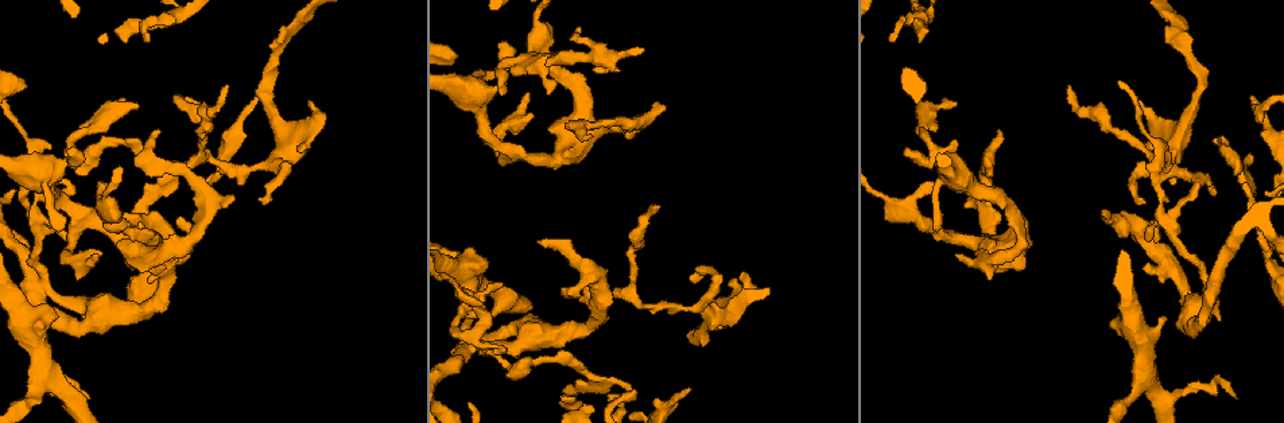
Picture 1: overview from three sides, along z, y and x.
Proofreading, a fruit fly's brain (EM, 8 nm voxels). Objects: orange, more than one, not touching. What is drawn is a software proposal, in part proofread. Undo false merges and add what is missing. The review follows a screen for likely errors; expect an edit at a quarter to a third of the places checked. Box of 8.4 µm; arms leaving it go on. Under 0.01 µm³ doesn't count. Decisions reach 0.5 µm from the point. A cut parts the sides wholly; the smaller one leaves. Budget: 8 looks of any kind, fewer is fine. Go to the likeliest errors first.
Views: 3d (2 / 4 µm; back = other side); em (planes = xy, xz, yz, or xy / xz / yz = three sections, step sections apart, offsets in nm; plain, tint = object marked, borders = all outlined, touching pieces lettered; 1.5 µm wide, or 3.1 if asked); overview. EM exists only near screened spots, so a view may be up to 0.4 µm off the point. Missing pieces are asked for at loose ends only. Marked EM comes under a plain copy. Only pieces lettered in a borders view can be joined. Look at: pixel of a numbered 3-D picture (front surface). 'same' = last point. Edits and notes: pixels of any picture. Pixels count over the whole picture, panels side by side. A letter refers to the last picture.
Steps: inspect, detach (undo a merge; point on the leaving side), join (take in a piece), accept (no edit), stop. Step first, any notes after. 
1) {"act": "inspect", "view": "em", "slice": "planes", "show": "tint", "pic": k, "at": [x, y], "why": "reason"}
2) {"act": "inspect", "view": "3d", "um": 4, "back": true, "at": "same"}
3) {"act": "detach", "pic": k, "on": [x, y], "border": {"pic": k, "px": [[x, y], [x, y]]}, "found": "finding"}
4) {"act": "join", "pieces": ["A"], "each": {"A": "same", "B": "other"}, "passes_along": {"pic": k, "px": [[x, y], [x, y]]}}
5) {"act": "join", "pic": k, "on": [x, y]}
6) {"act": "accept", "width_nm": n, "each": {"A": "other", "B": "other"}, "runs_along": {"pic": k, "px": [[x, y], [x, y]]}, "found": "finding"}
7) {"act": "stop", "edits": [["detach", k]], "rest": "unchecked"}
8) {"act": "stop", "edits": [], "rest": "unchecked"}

{"act": "inspect", "view": "em", "slice": "planes", "show": "borders", "pic": 1, "at": [586, 135], "why": "branch stops here"}

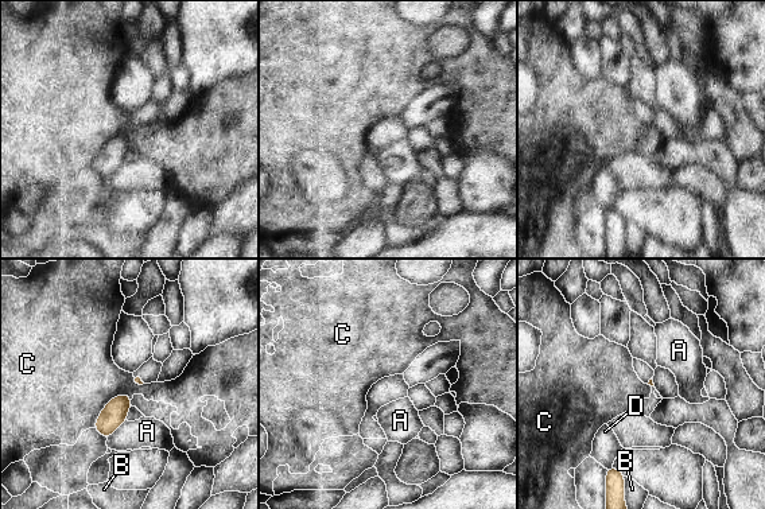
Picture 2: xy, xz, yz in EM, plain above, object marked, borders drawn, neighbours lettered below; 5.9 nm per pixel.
{"act": "accept", "longest_contact_nm": ["C", 300], "each": {"A": "other", "B": "other", "C": "other", "D": "other"}, "border": {"pic": 2, "px": [[129, 395], [113, 396], [93, 427]]}, "found": "none of them fits"}

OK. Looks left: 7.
{"act": "inspect", "view": "em", "slice": "planes", "show": "borders", "pic": 1, "at": [628, 389], "why": "an open end"}

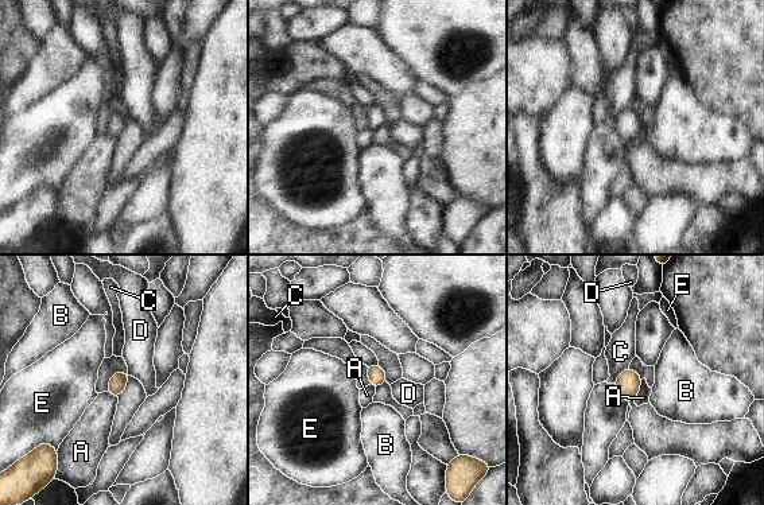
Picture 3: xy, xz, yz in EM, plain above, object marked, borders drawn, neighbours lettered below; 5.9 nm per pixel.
{"act": "accept", "longest_contact_nm": ["A", 140], "each": {"A": "other", "B": "other", "C": "other", "D": "other", "E": "other"}, "border": {"pic": 3, "px": [[643, 379], [642, 388], [635, 400]]}, "found": "none of them fits"}

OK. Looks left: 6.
{"act": "inspect", "view": "3d", "um": 4, "pic": 1, "at": [480, 306], "why": "free end"}

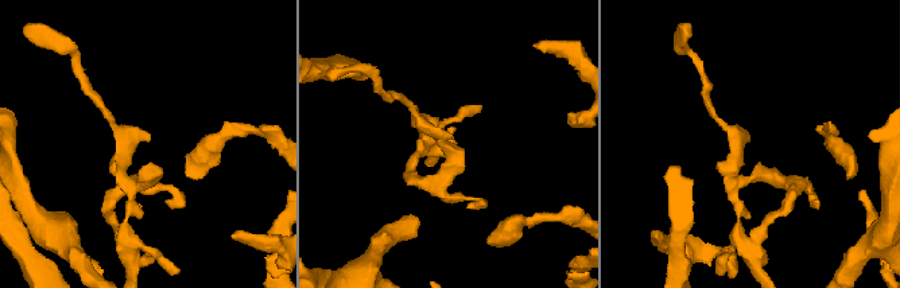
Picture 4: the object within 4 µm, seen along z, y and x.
{"act": "inspect", "view": "em", "slice": "planes", "show": "borders", "pic": 4, "at": [148, 139], "why": "shape alone is not enough"}

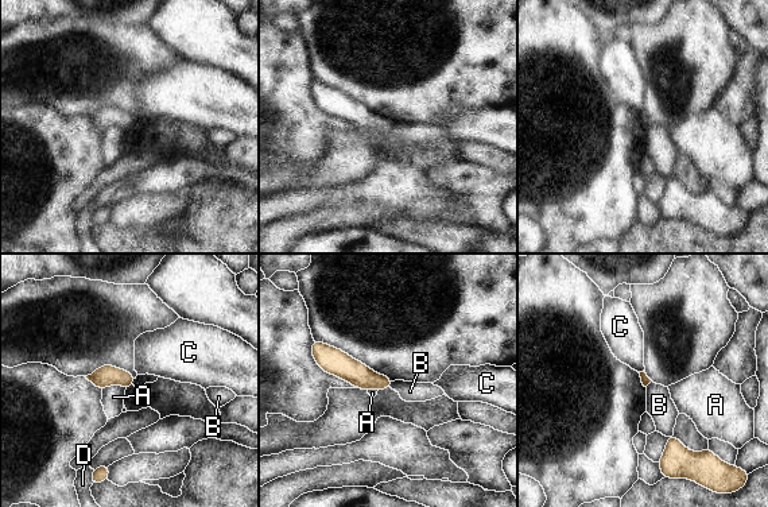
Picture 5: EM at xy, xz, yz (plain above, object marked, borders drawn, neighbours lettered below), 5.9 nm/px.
{"act": "accept", "each": {"A": "other", "B": "other", "C": "other", "D": "other"}, "runs_along": {"pic": 5, "px": [[318, 344], [337, 363], [387, 384]]}, "found": "none of them fits"}

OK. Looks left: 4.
{"act": "inspect", "view": "3d", "um": 2, "pic": 1, "at": [930, 184]}

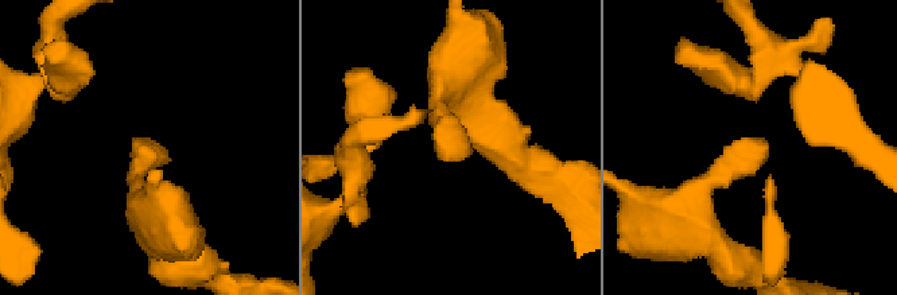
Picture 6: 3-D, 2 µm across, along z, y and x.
{"act": "inspect", "view": "em", "slice": "planes", "show": "borders", "pic": 6, "at": [456, 156]}

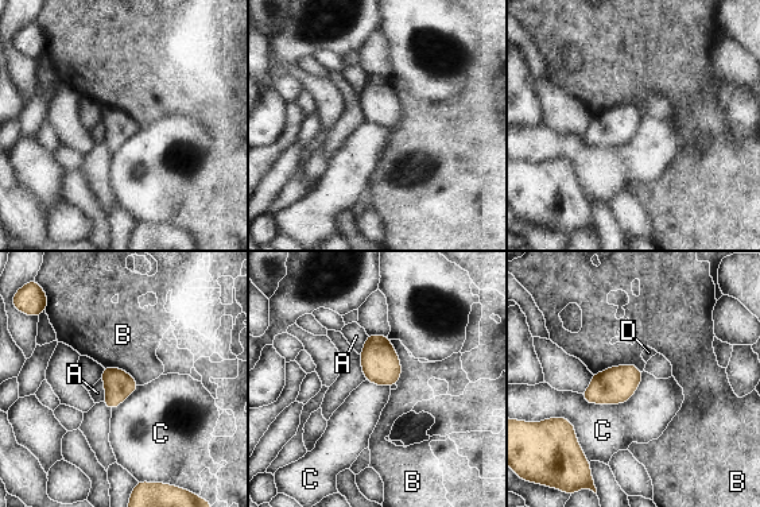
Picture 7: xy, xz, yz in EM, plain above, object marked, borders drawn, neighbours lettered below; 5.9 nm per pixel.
{"act": "accept", "width_nm": 220, "each": {"A": "other", "B": "other", "C": "other", "D": "other"}, "border": {"pic": 7, "px": [[643, 371], [621, 403], [581, 398]]}, "found": "none of them fits"}

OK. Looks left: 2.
{"act": "stop", "edits": [], "rest": "unchecked"}

